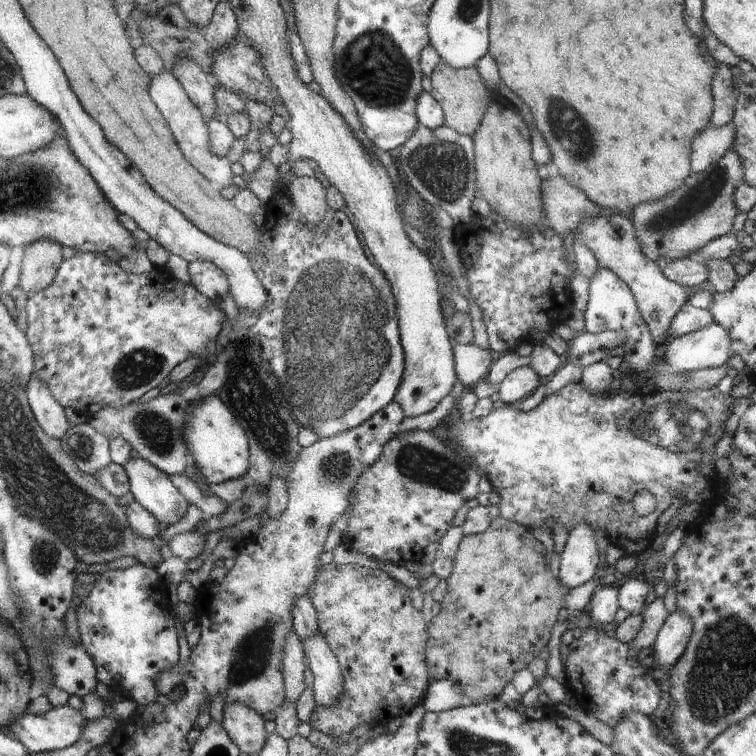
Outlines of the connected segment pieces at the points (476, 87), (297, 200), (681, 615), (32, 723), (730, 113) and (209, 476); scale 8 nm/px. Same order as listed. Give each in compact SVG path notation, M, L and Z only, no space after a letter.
M443 60L431 74L431 95L443 108L444 125L449 126L458 134L465 134L474 138L475 132L483 122L491 96L488 94L483 77L477 68L452 68Z
M297 177L288 185L287 194L291 197L291 204L299 210L301 220L313 227L326 218L326 211L329 209L326 191L327 189L315 177Z
M676 610L668 615L654 641L654 654L660 666L672 666L685 654L690 646L694 625L690 616L682 610Z
M68 705L53 708L48 716L24 714L12 724L10 730L31 753L53 753L74 747L80 742L86 722L88 720L83 712Z
M718 63L716 72L712 78L711 91L713 96L713 112L711 122L716 127L733 122L737 97L734 96L734 86L730 67L724 63Z
M217 395L192 402L186 436L188 446L191 448L192 463L200 469L199 476L209 484L220 484L236 479L247 472L250 453L246 433Z

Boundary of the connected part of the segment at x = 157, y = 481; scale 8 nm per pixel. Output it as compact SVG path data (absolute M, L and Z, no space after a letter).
M140 455L138 458L130 456L124 468L131 480L132 495L158 516L161 523L176 524L188 514L190 502L172 482L171 474Z

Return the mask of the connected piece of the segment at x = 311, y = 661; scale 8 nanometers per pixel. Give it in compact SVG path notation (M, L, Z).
M319 631L303 641L306 665L312 670L314 681L312 690L317 706L334 707L339 703L344 679L336 655L332 652L328 642Z

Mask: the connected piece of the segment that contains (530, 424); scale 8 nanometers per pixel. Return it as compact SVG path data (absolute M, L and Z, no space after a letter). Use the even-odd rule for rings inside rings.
M570 382L564 388L560 388L558 392L547 394L544 400L530 412L522 412L522 410L516 410L514 406L505 405L494 409L484 418L473 418L468 421L449 418L445 424L450 428L450 436L453 443L460 444L460 447L464 448L468 455L473 456L478 470L484 472L487 481L486 488L494 488L498 492L500 517L504 518L505 521L512 520L516 524L533 529L540 528L540 526L552 528L555 524L558 524L558 526L564 526L568 533L574 530L578 524L588 524L588 526L592 526L592 530L606 530L608 536L610 536L611 543L621 548L626 555L642 554L655 540L654 530L656 530L656 522L658 522L660 514L670 506L670 500L672 500L674 494L676 496L678 494L686 494L684 502L688 504L692 502L706 504L710 502L710 498L713 495L710 484L704 478L705 476L697 471L697 468L700 462L704 460L704 457L708 457L708 455L704 455L704 452L716 448L716 445L720 444L720 440L724 440L724 436L728 436L728 420L732 420L732 414L736 412L736 406L739 403L736 400L736 396L731 396L730 393L731 391L727 393L721 392L720 388L716 386L712 389L686 392L656 392L656 394L648 392L646 396L634 392L634 389L626 392L619 390L617 393L610 392L608 394L605 391L603 394L592 394L580 383L574 384L574 382ZM642 490L651 491L657 502L656 510L652 514L648 514L648 516L640 516L632 508L634 494L638 494Z

